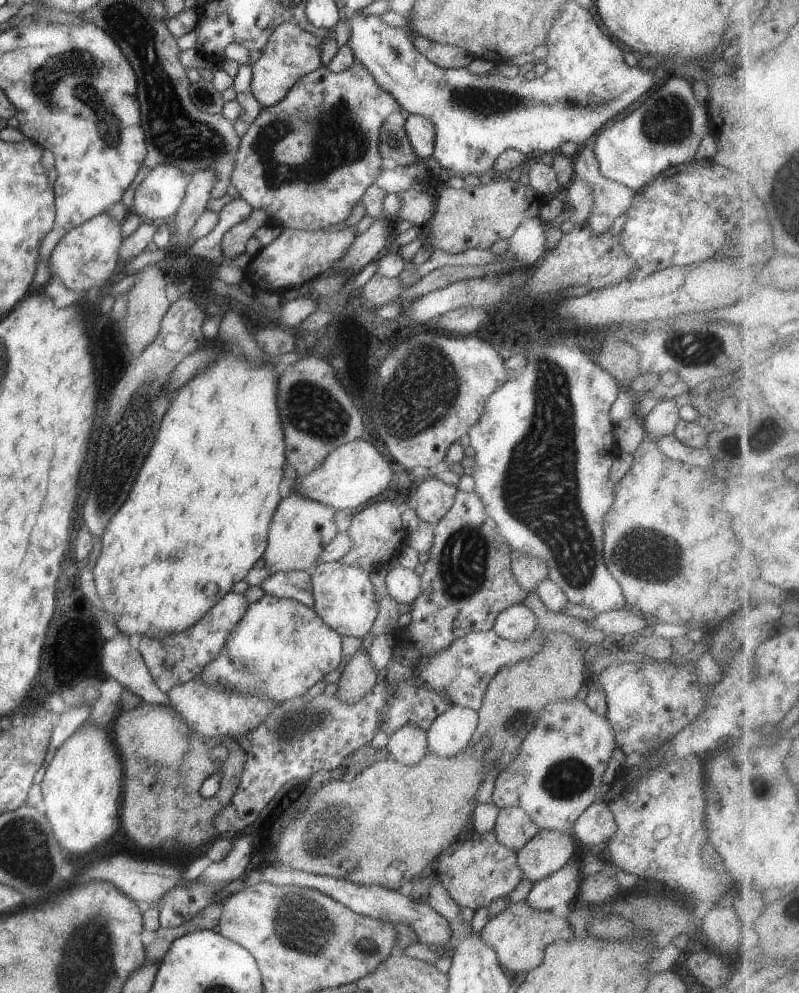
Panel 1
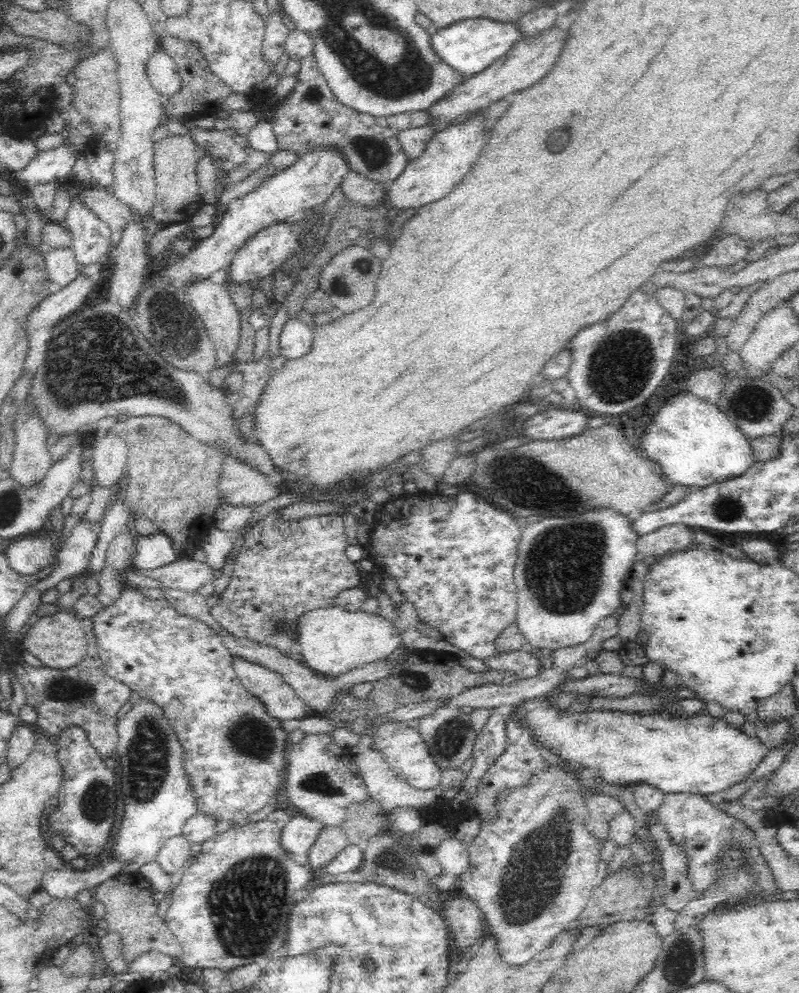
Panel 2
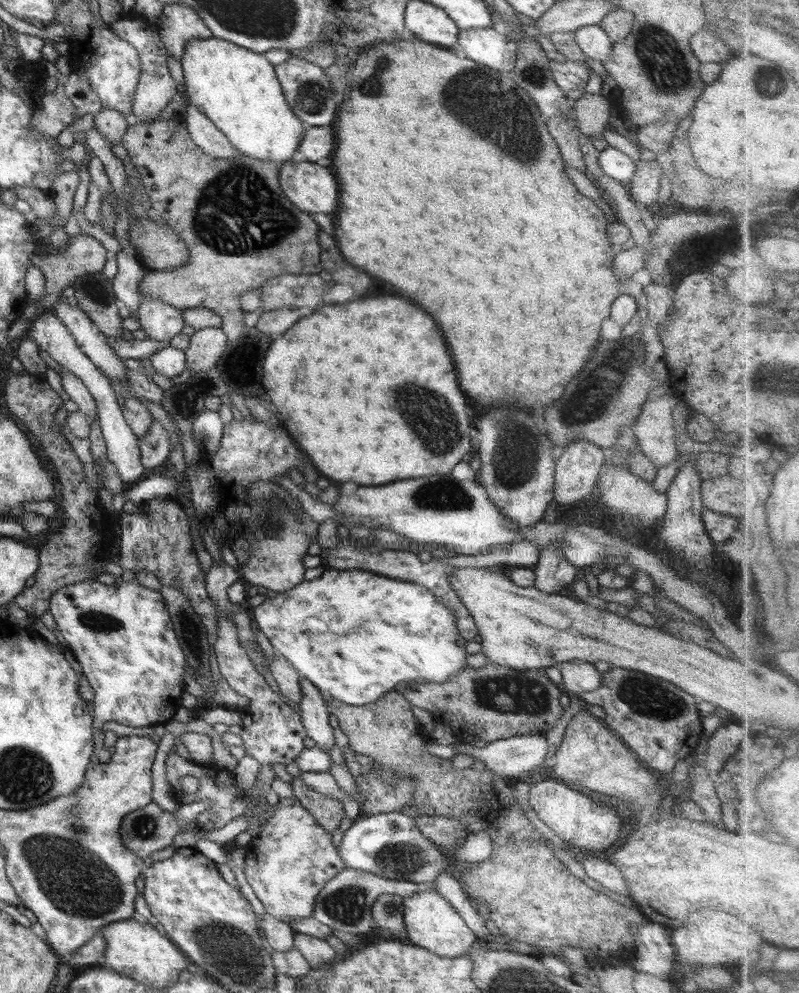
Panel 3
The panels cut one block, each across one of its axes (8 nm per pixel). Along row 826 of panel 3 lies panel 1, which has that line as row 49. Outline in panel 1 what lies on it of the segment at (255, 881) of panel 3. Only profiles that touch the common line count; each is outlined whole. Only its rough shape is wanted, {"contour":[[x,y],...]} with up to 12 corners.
{"contour":[[292,21],[270,34],[251,64],[251,91],[266,108],[323,66],[324,38]]}

